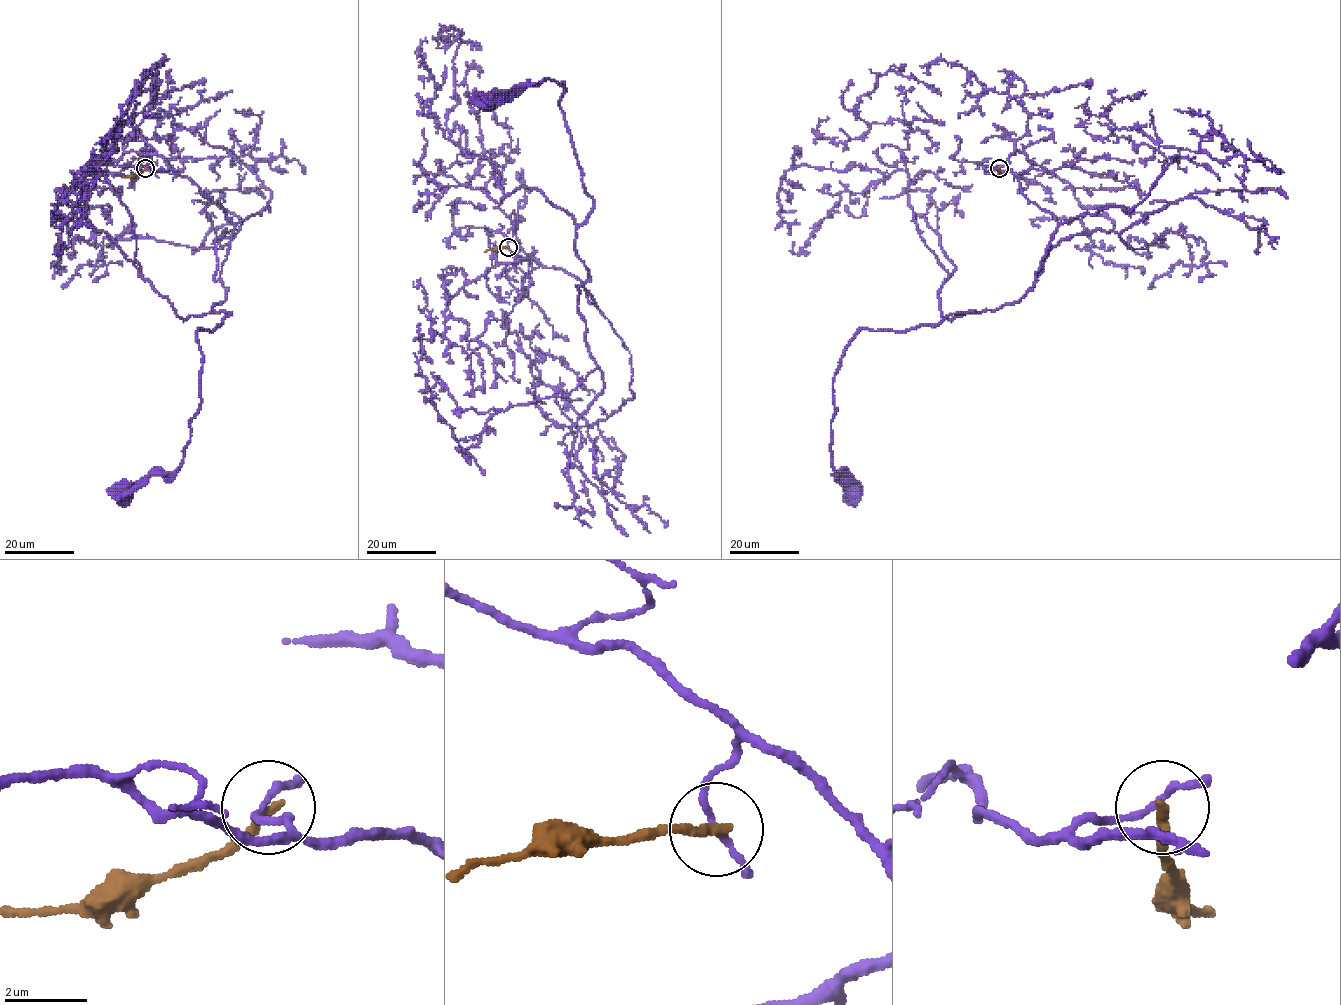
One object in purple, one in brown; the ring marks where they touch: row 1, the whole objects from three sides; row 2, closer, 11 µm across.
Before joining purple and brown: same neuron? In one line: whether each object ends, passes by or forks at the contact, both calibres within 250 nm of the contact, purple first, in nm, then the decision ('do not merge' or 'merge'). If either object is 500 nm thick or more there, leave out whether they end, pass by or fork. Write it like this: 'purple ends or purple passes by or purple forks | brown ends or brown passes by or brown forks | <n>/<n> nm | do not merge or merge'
purple passes by | brown ends | 140/220 nm | do not merge

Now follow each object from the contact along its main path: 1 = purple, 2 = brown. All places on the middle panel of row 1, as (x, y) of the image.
1: (508, 247), (574, 275), (596, 305), (575, 249), (593, 199), (559, 106), (562, 81), (486, 103)
2: (508, 247), (485, 251)

